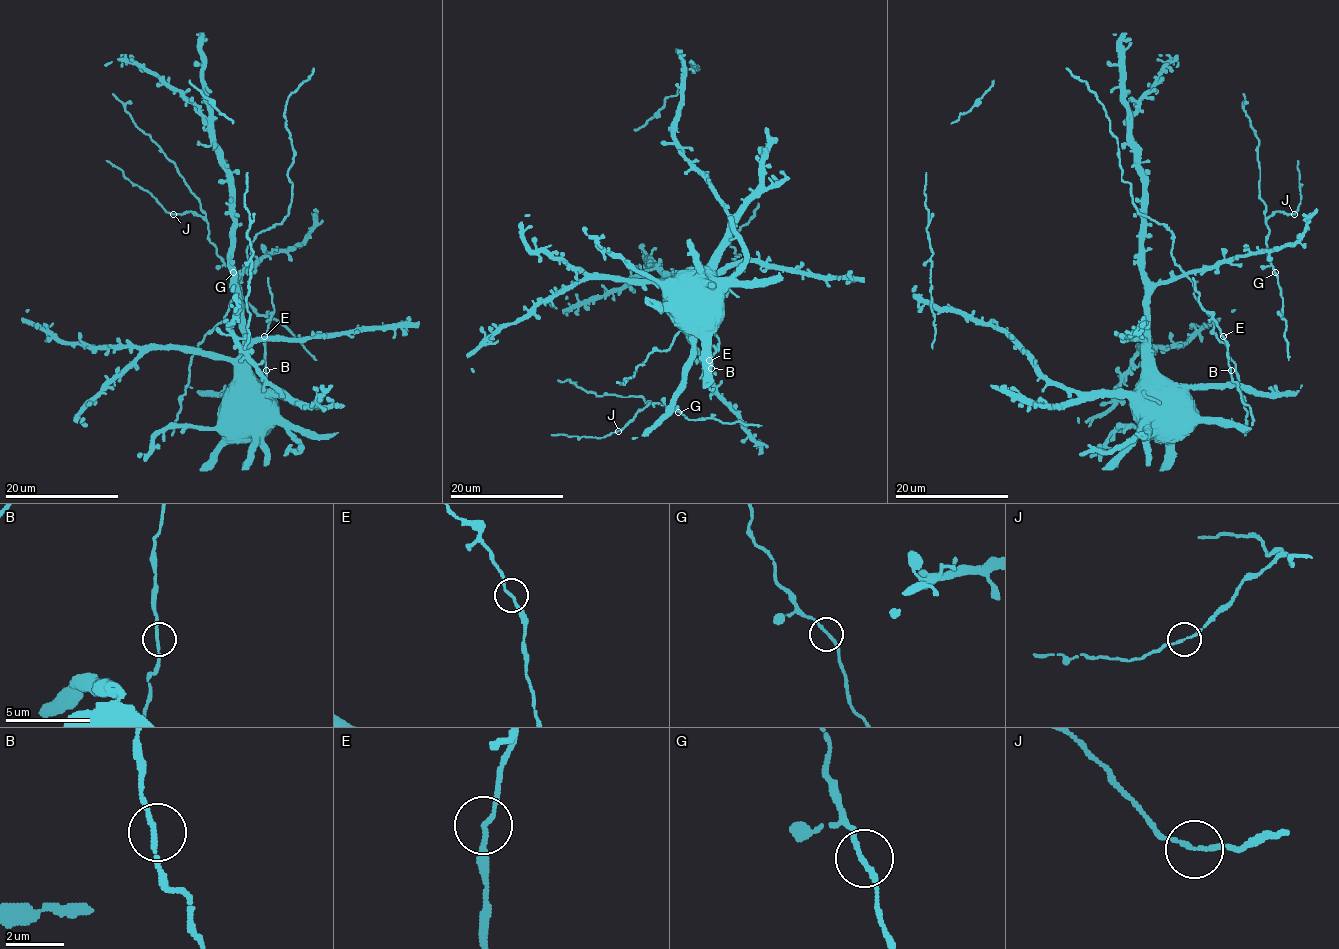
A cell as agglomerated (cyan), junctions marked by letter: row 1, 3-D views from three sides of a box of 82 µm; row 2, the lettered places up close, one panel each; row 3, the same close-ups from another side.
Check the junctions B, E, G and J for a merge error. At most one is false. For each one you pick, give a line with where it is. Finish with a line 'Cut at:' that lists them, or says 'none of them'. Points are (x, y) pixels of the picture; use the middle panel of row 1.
Cut at: none of them

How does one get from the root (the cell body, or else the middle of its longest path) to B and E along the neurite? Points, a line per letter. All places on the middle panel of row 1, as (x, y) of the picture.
B: (680, 288), (680, 317), (703, 340), (704, 368), (711, 389), (707, 385), (711, 368)
E: (680, 288), (680, 317), (703, 340), (704, 368), (711, 389), (707, 385), (711, 369), (710, 359)

